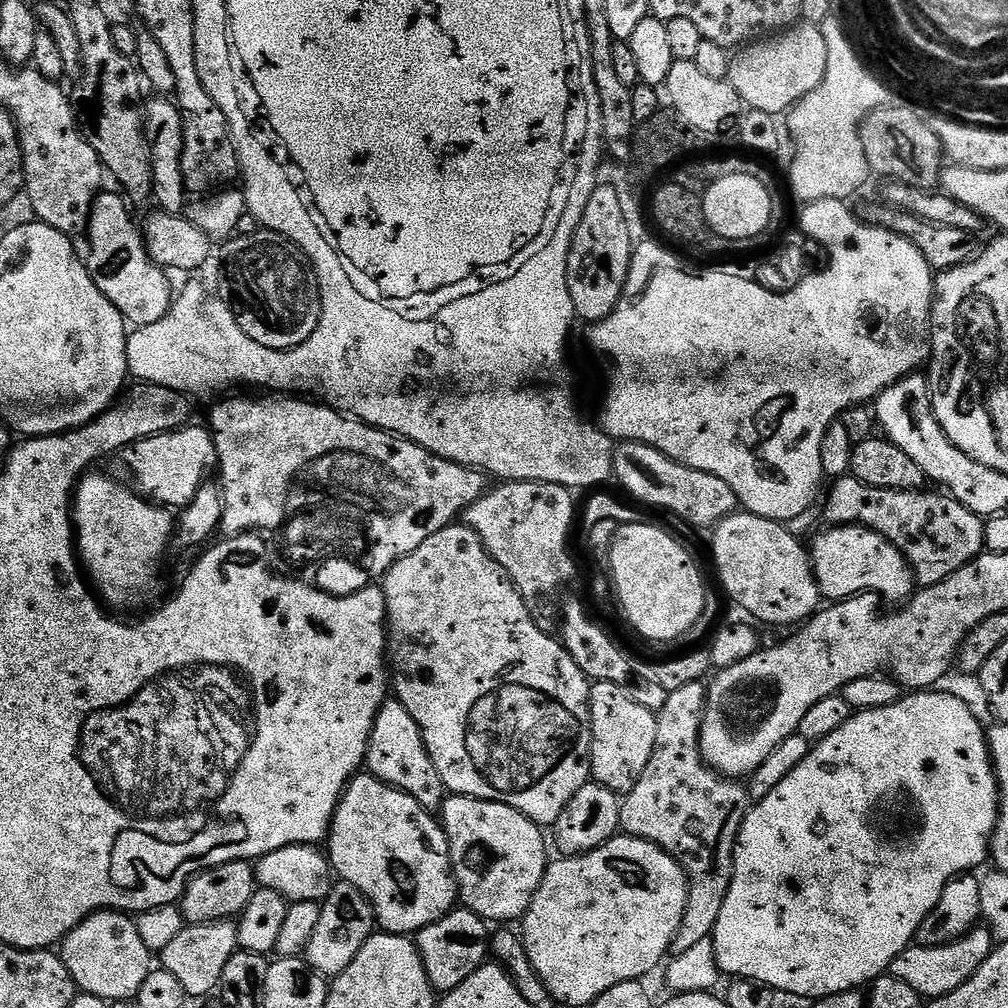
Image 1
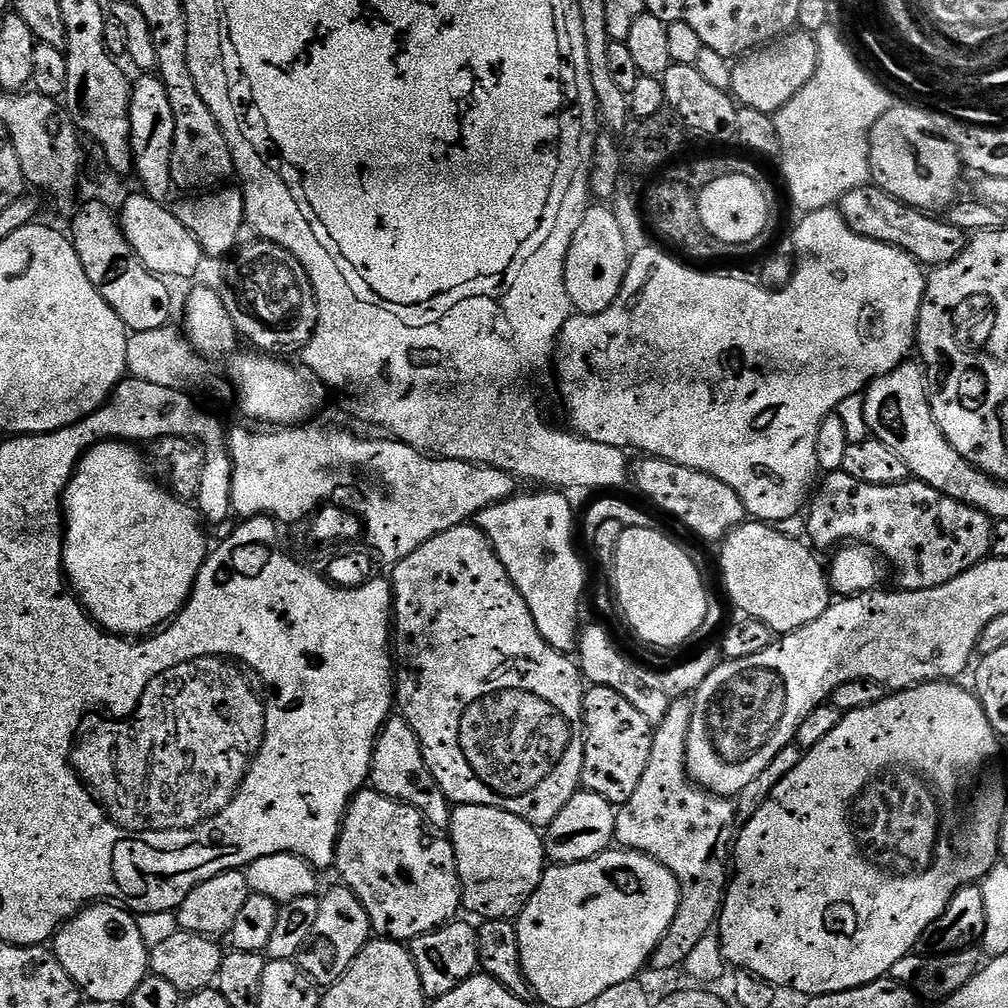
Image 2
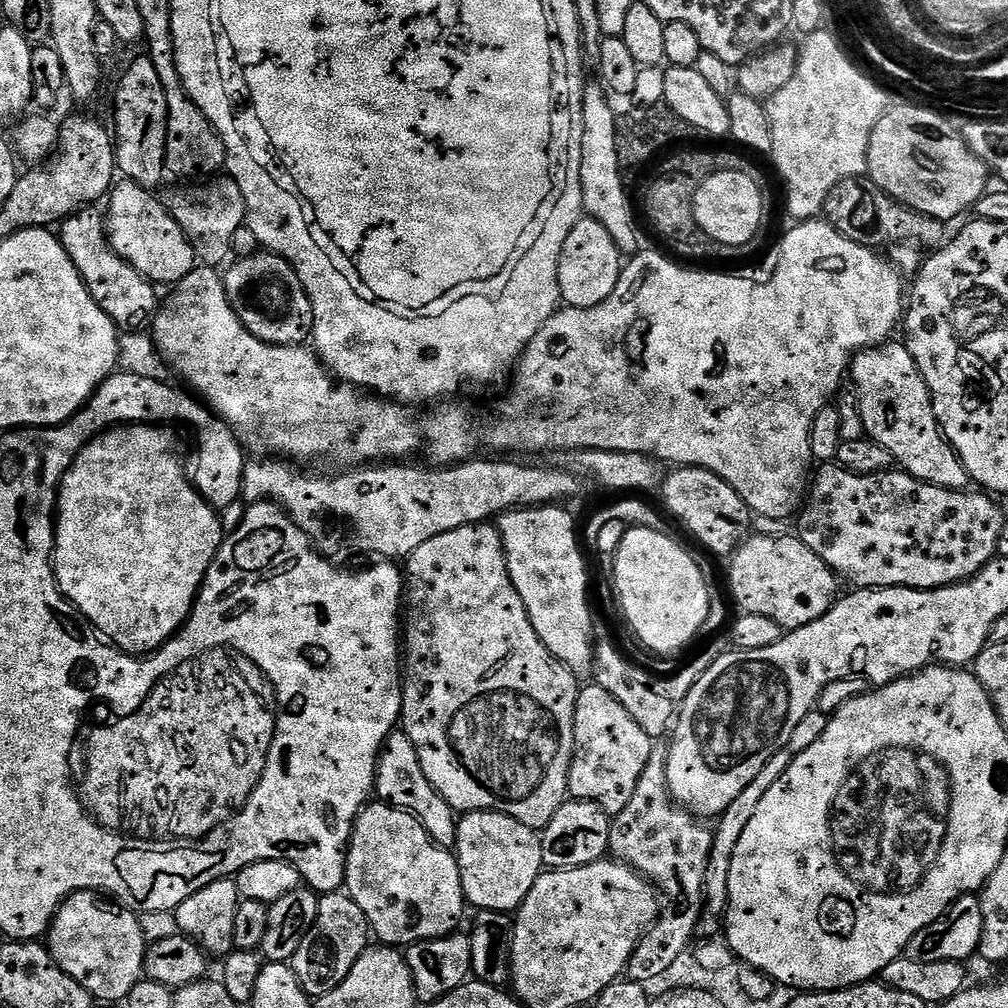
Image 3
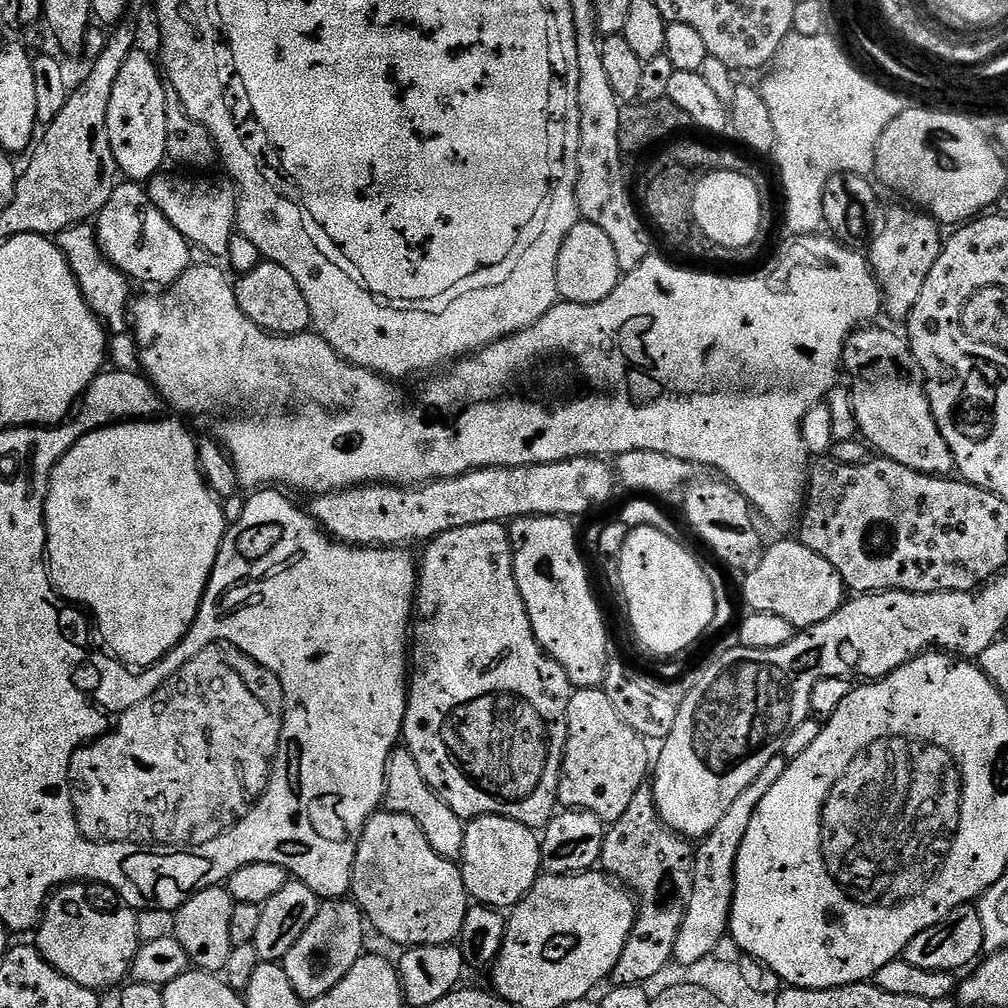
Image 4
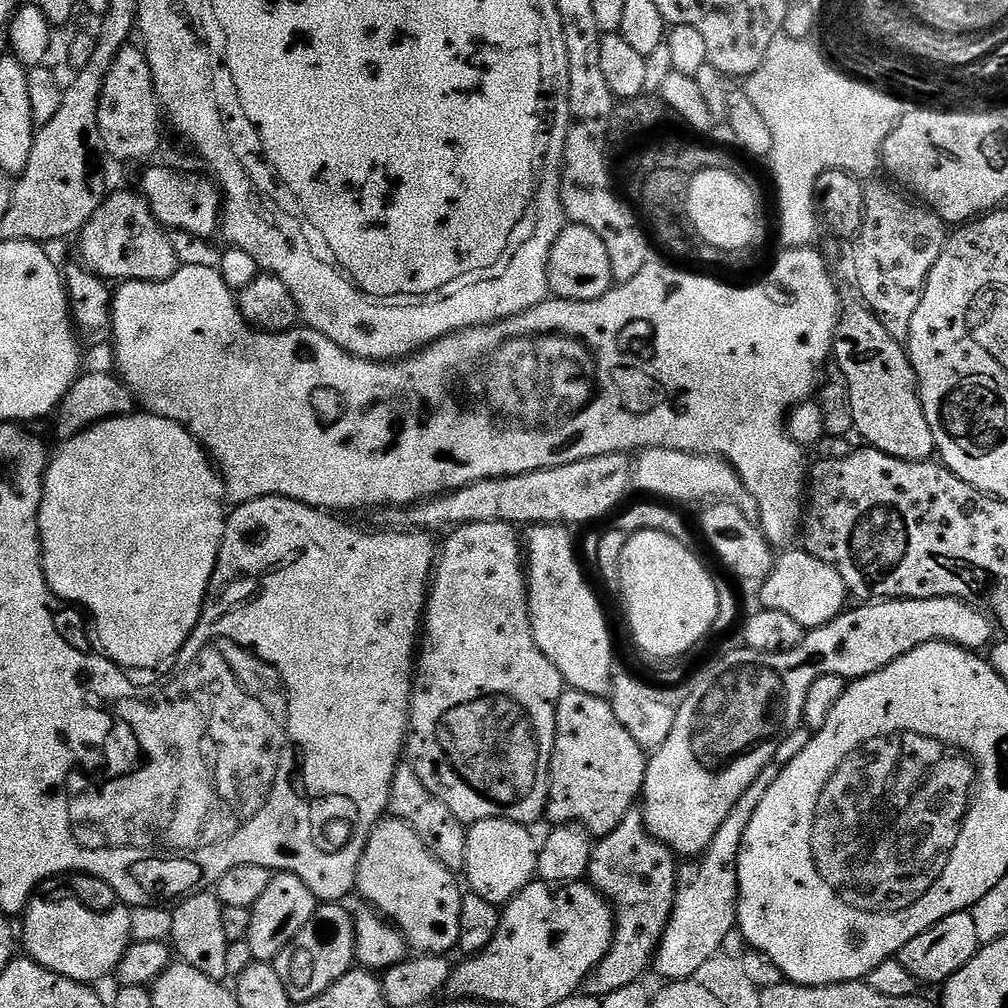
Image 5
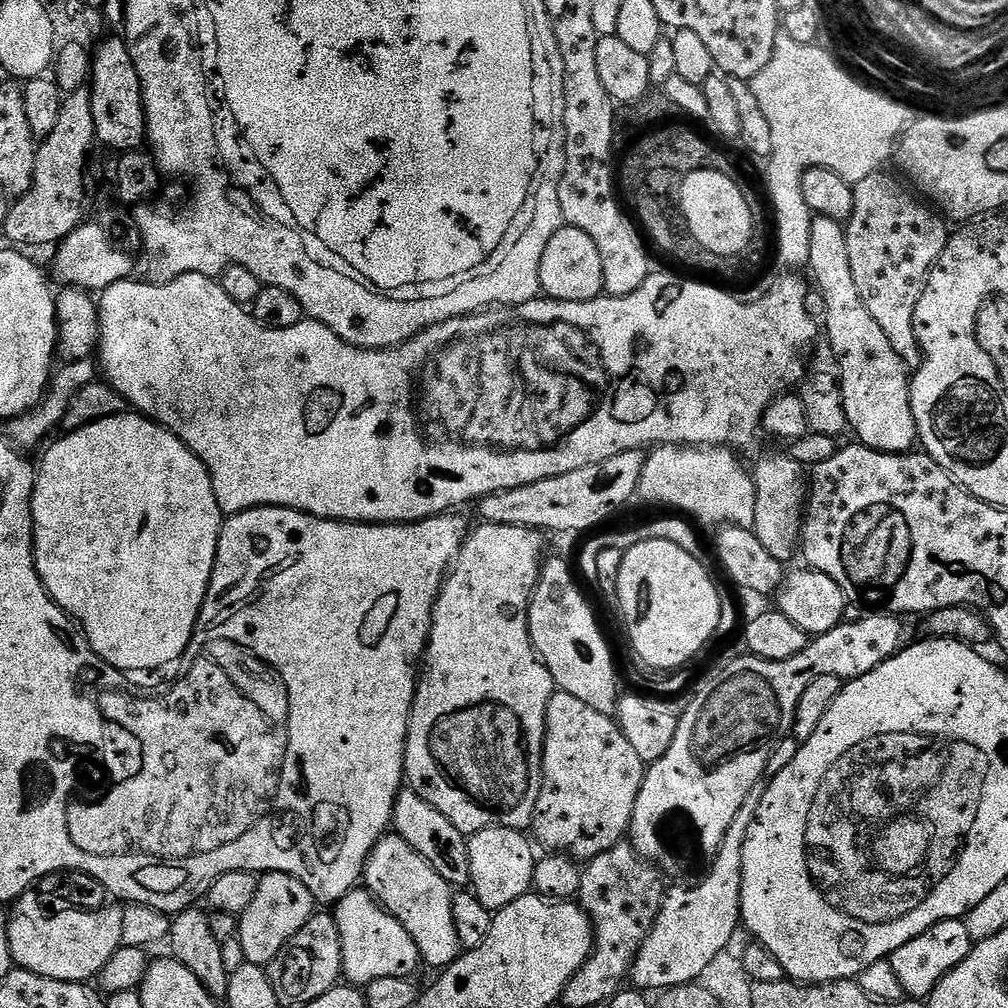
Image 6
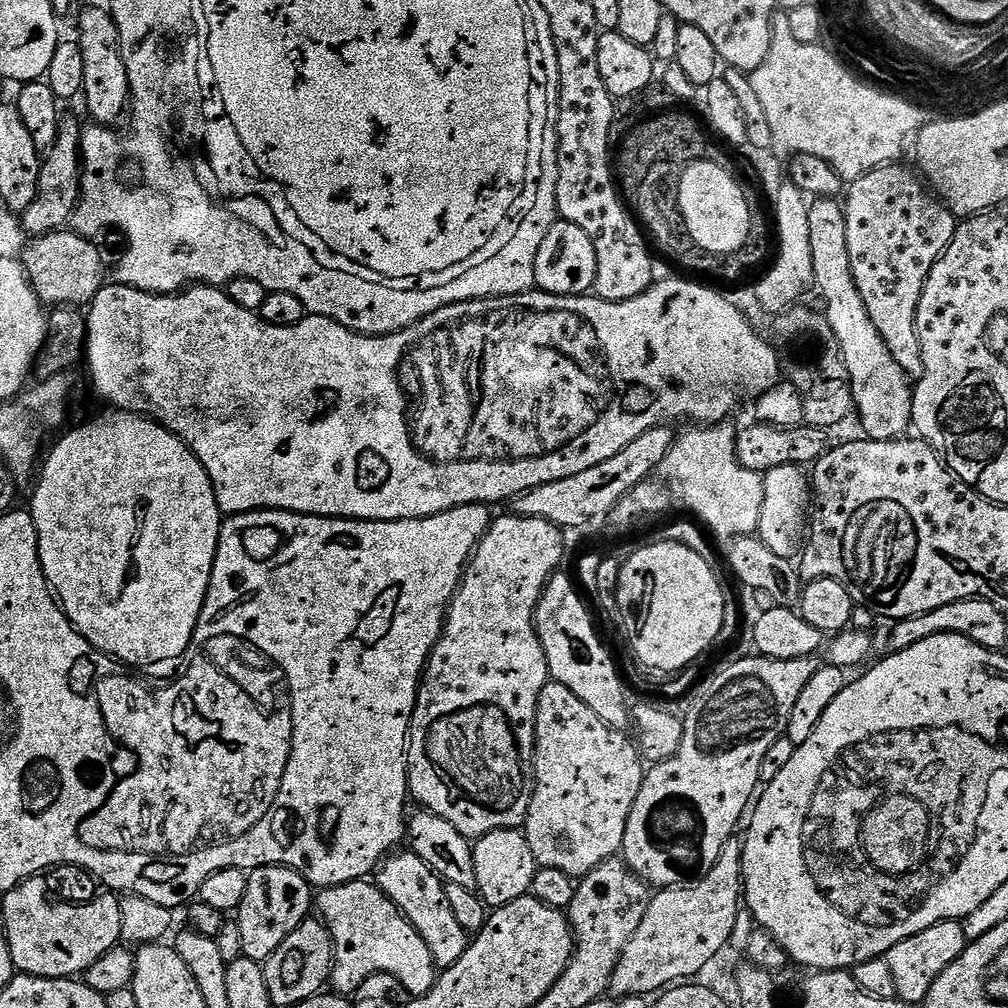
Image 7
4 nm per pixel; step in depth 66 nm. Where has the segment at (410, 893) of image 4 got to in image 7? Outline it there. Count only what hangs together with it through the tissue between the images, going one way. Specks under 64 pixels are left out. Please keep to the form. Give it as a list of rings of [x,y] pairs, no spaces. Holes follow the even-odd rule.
[[[411,850],[389,855],[378,869],[379,876],[378,887],[400,907],[404,917],[422,934],[426,946],[430,946],[433,965],[440,970],[454,966],[468,949],[470,936],[454,918],[454,910],[450,910],[445,885],[440,885],[441,877]]]

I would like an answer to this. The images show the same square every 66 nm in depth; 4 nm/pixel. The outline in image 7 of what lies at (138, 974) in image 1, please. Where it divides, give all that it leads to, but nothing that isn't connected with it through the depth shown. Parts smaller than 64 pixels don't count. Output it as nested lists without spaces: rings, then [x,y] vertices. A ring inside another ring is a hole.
[[[61,866],[39,876],[31,876],[14,890],[3,893],[2,900],[2,927],[8,935],[8,953],[12,955],[13,969],[25,976],[45,976],[55,980],[79,977],[87,968],[94,966],[94,962],[98,962],[98,958],[102,958],[106,950],[121,943],[121,897],[111,888],[105,888],[83,868]]]

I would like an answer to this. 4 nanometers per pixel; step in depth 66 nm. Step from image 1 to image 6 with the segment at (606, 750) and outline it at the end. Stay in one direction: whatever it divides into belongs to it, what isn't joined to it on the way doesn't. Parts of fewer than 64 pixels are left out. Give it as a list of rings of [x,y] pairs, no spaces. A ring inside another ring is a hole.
[[[559,690],[553,691],[546,710],[546,726],[544,727],[544,782],[540,785],[540,793],[538,794],[531,827],[531,831],[536,832],[537,837],[535,836],[535,839],[537,841],[540,839],[548,847],[545,849],[567,854],[580,862],[590,861],[608,848],[613,848],[614,845],[621,843],[629,835],[632,827],[632,815],[634,814],[634,802],[638,802],[638,794],[644,781],[645,771],[644,760],[638,758],[638,750],[634,750],[634,746],[630,746],[630,742],[626,742],[626,734],[622,734],[619,723],[612,716],[594,710],[594,706],[586,706],[586,702],[582,702],[582,698],[574,698],[574,694],[566,694]]]

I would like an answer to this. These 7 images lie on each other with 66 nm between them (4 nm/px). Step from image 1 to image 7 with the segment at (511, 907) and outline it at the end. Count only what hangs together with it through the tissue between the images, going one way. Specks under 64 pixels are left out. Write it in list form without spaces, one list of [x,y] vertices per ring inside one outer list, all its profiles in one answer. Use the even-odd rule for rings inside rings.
[[[503,828],[481,836],[475,841],[470,869],[476,875],[475,891],[489,909],[495,910],[529,895],[538,871],[534,854],[523,831]]]

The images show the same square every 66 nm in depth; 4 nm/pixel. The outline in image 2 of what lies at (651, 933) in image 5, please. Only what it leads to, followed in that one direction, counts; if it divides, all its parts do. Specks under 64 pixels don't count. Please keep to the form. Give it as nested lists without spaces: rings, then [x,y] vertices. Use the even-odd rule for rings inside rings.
[[[673,698],[670,710],[666,710],[666,718],[655,725],[650,746],[650,762],[646,762],[646,770],[638,787],[625,804],[616,809],[616,838],[619,847],[628,849],[629,852],[641,852],[654,858],[674,878],[678,878],[680,887],[680,905],[674,922],[670,922],[670,930],[662,938],[662,942],[654,950],[650,964],[658,970],[669,968],[679,969],[690,958],[694,945],[706,938],[708,932],[713,931],[717,923],[720,909],[724,906],[724,894],[728,891],[730,883],[730,864],[724,859],[729,859],[730,845],[738,832],[738,808],[729,797],[714,796],[701,788],[688,774],[686,766],[686,738],[690,734],[690,718],[694,718],[694,706],[688,698]]]

